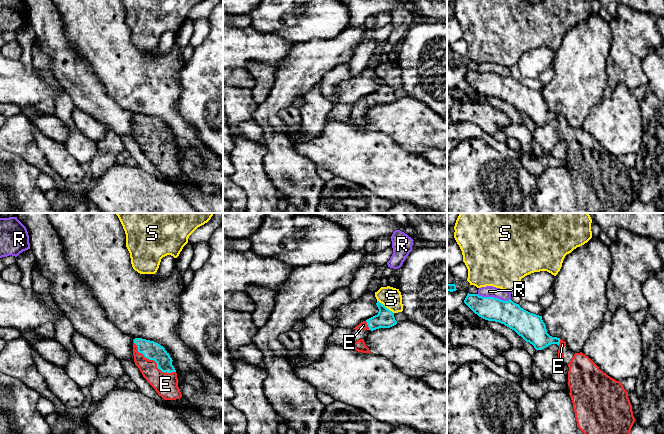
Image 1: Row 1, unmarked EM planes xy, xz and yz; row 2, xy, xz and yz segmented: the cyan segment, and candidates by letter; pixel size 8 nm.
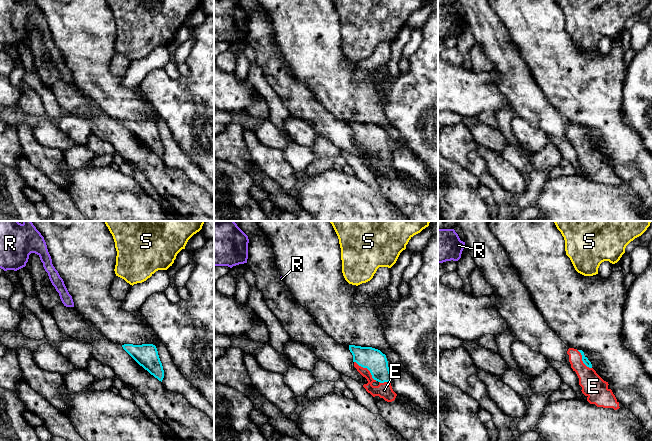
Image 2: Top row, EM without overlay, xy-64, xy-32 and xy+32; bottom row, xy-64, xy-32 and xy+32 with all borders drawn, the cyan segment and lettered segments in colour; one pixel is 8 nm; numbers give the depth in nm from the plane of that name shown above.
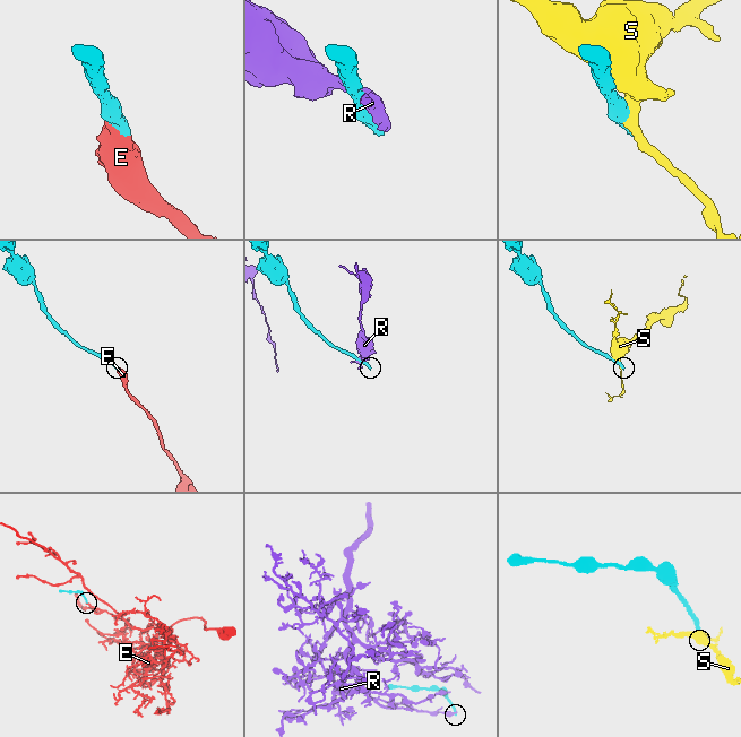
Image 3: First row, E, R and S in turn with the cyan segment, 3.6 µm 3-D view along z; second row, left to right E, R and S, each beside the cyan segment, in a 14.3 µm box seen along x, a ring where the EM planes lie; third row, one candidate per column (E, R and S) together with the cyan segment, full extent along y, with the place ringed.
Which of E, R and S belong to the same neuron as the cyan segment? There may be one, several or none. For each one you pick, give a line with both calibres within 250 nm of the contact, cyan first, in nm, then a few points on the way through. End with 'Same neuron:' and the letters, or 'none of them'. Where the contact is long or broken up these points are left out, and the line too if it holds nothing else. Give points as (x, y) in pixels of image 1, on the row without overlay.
E: 150/190 nm | across xy (151, 126), (152, 135), (165, 160)
Same neuron: E

